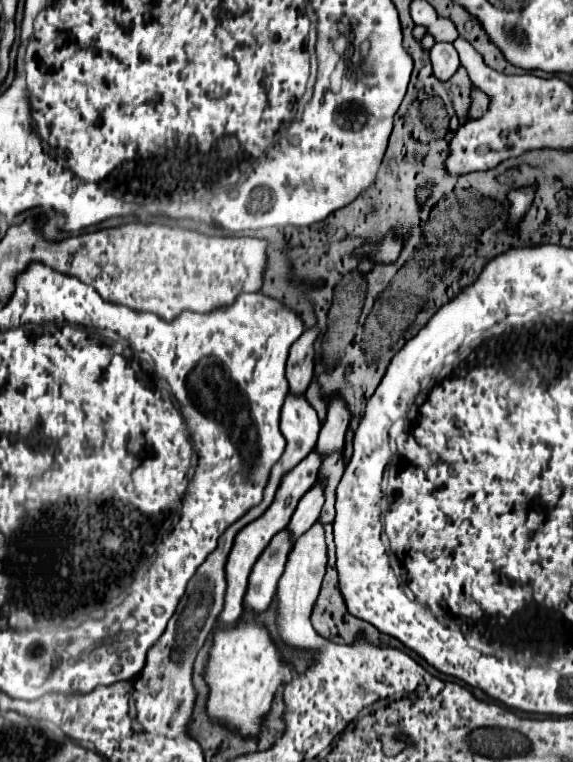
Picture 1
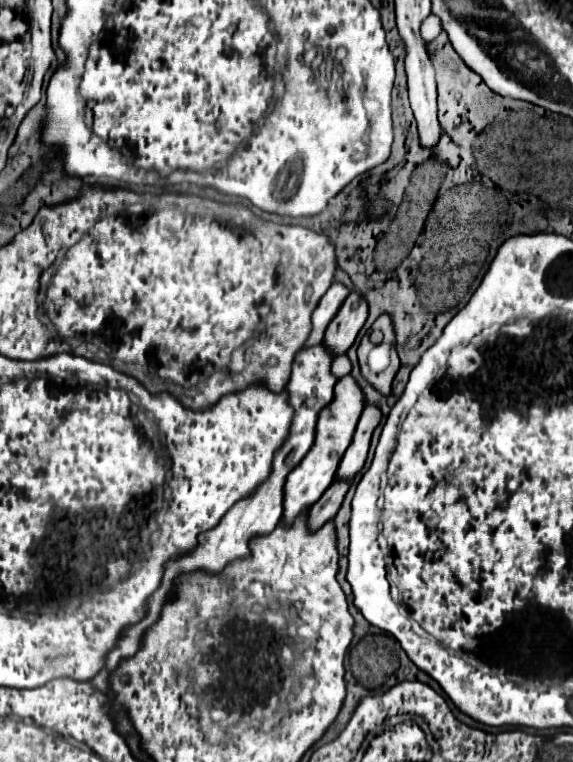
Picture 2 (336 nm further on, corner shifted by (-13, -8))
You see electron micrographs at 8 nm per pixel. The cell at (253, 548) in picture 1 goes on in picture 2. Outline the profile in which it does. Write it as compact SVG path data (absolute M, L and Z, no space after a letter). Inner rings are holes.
M350 374L340 378L338 384L334 386L334 400L318 416L316 438L314 438L312 448L308 450L308 456L288 474L286 492L284 492L286 494L284 496L284 522L286 524L290 524L304 508L312 506L324 494L324 490L332 484L338 464L340 464L346 448L352 442L352 436L354 436L362 410L364 410L362 388L356 384L356 380Z

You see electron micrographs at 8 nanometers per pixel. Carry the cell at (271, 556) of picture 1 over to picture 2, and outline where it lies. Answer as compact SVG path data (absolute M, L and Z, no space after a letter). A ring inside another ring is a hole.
M334 480L332 488L328 488L328 492L324 492L324 496L316 504L312 504L310 518L308 518L308 526L312 530L318 530L320 526L324 526L328 520L332 520L336 516L348 488L350 488L350 482Z

